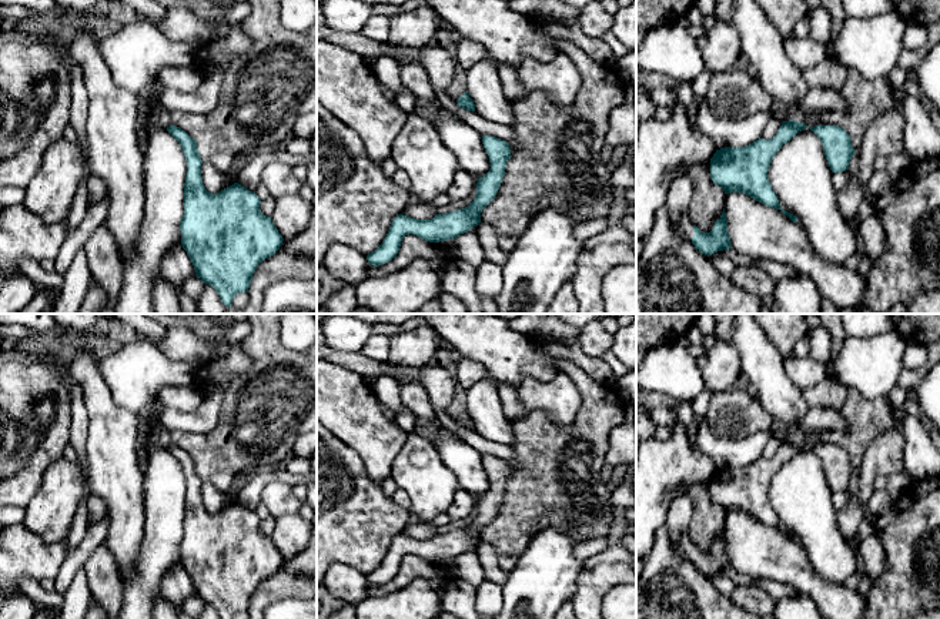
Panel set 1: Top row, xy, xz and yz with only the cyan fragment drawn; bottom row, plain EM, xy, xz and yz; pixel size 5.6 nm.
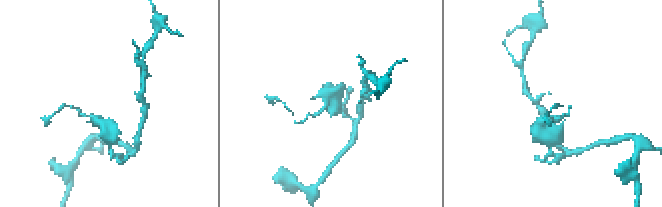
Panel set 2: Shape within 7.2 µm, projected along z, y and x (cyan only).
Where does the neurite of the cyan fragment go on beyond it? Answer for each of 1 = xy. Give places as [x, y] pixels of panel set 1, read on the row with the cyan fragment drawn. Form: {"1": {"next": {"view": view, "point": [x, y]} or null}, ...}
{"1": {"next": null}}

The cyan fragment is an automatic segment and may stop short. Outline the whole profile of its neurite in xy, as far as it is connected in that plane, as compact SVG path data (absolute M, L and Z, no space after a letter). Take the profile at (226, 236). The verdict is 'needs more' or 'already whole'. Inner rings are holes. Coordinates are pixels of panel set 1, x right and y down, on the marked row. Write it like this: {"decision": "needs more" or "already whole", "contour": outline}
{"decision": "already whole", "contour": "M175 126L167 131L180 143L187 161L184 183L184 214L180 221L181 245L187 251L195 275L211 285L224 305L231 308L237 294L248 292L252 274L260 262L274 255L284 238L274 225L271 217L260 211L261 200L255 193L238 183L211 194L205 190L201 178L201 164L197 141Z"}

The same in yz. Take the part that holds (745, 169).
{"decision": "already whole", "contour": "M795 120L783 121L772 140L759 138L745 147L716 150L710 158L710 178L725 194L743 193L753 200L780 210L793 222L797 217L785 211L773 191L767 171L776 153L807 126Z"}

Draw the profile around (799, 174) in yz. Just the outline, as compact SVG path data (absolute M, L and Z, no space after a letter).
M806 127L776 153L767 178L782 210L797 217L797 224L804 231L813 251L826 262L844 264L852 255L859 254L860 242L839 210L832 174L820 138L810 127Z

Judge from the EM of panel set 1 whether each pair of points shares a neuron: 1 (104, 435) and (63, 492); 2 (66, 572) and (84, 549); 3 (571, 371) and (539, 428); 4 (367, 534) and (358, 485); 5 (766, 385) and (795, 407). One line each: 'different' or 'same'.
1: different
2: same
3: same
4: same
5: same

